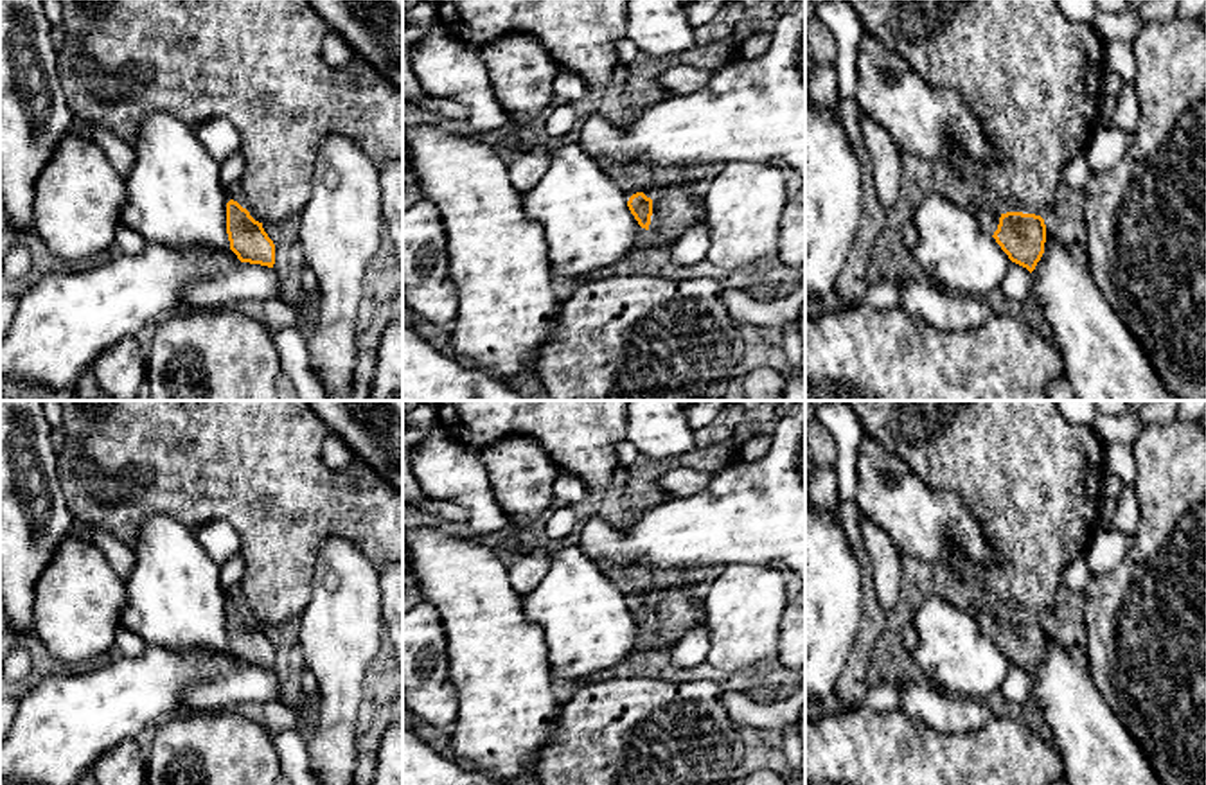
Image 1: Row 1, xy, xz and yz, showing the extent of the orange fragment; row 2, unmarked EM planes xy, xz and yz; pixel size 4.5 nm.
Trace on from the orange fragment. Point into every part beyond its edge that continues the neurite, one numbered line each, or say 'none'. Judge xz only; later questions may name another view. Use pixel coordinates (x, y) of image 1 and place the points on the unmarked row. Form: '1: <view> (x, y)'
1: xz (629, 579)

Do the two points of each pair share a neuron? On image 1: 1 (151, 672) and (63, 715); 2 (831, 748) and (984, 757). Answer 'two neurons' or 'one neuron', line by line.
1: one neuron
2: one neuron

